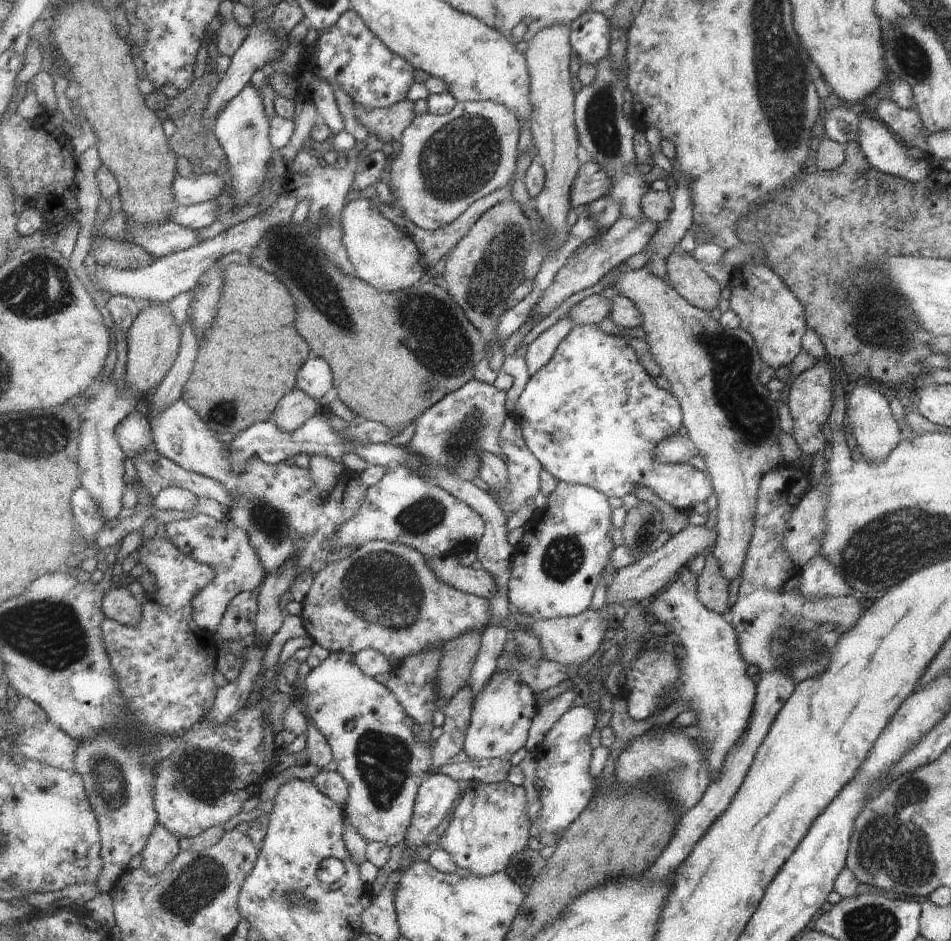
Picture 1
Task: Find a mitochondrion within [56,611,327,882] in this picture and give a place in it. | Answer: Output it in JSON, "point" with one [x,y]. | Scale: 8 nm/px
{"point":[208,775]}

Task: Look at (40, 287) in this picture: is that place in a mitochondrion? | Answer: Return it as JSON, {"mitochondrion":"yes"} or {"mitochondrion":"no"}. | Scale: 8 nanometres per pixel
{"mitochondrion":"yes"}

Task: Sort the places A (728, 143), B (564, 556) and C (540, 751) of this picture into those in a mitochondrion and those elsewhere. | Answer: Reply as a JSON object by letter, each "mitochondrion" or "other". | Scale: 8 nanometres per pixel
{"A":"other","B":"mitochondrion","C":"other"}

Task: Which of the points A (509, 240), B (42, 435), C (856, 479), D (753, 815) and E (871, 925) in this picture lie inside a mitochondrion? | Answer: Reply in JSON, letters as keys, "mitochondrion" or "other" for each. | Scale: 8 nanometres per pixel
{"A":"mitochondrion","B":"mitochondrion","C":"other","D":"other","E":"mitochondrion"}

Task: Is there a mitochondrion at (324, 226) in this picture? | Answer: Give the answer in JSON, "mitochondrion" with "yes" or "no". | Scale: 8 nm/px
{"mitochondrion":"yes"}

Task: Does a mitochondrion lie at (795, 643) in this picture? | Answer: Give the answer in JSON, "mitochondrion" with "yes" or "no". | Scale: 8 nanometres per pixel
{"mitochondrion":"yes"}

